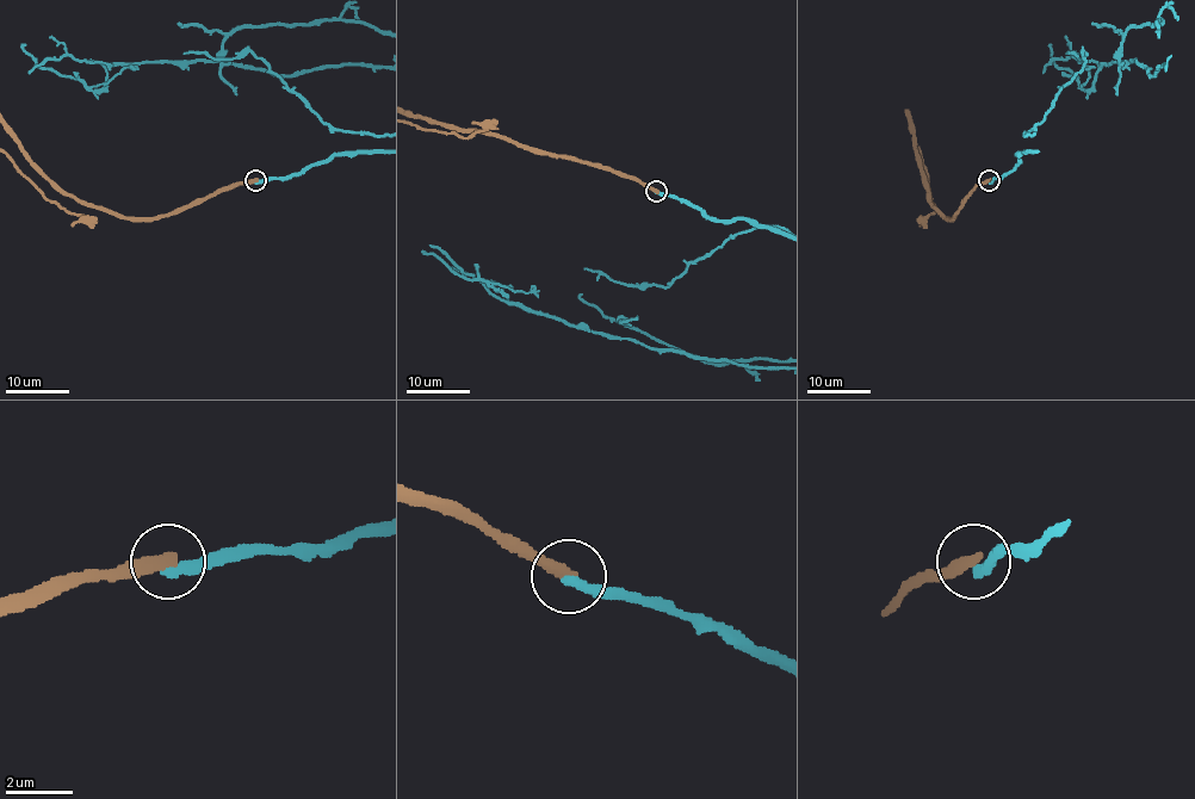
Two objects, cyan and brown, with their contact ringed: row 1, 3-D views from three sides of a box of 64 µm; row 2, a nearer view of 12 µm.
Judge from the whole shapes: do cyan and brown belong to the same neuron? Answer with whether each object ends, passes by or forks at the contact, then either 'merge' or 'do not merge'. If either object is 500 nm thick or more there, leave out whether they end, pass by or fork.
cyan ends | brown ends | do not merge

